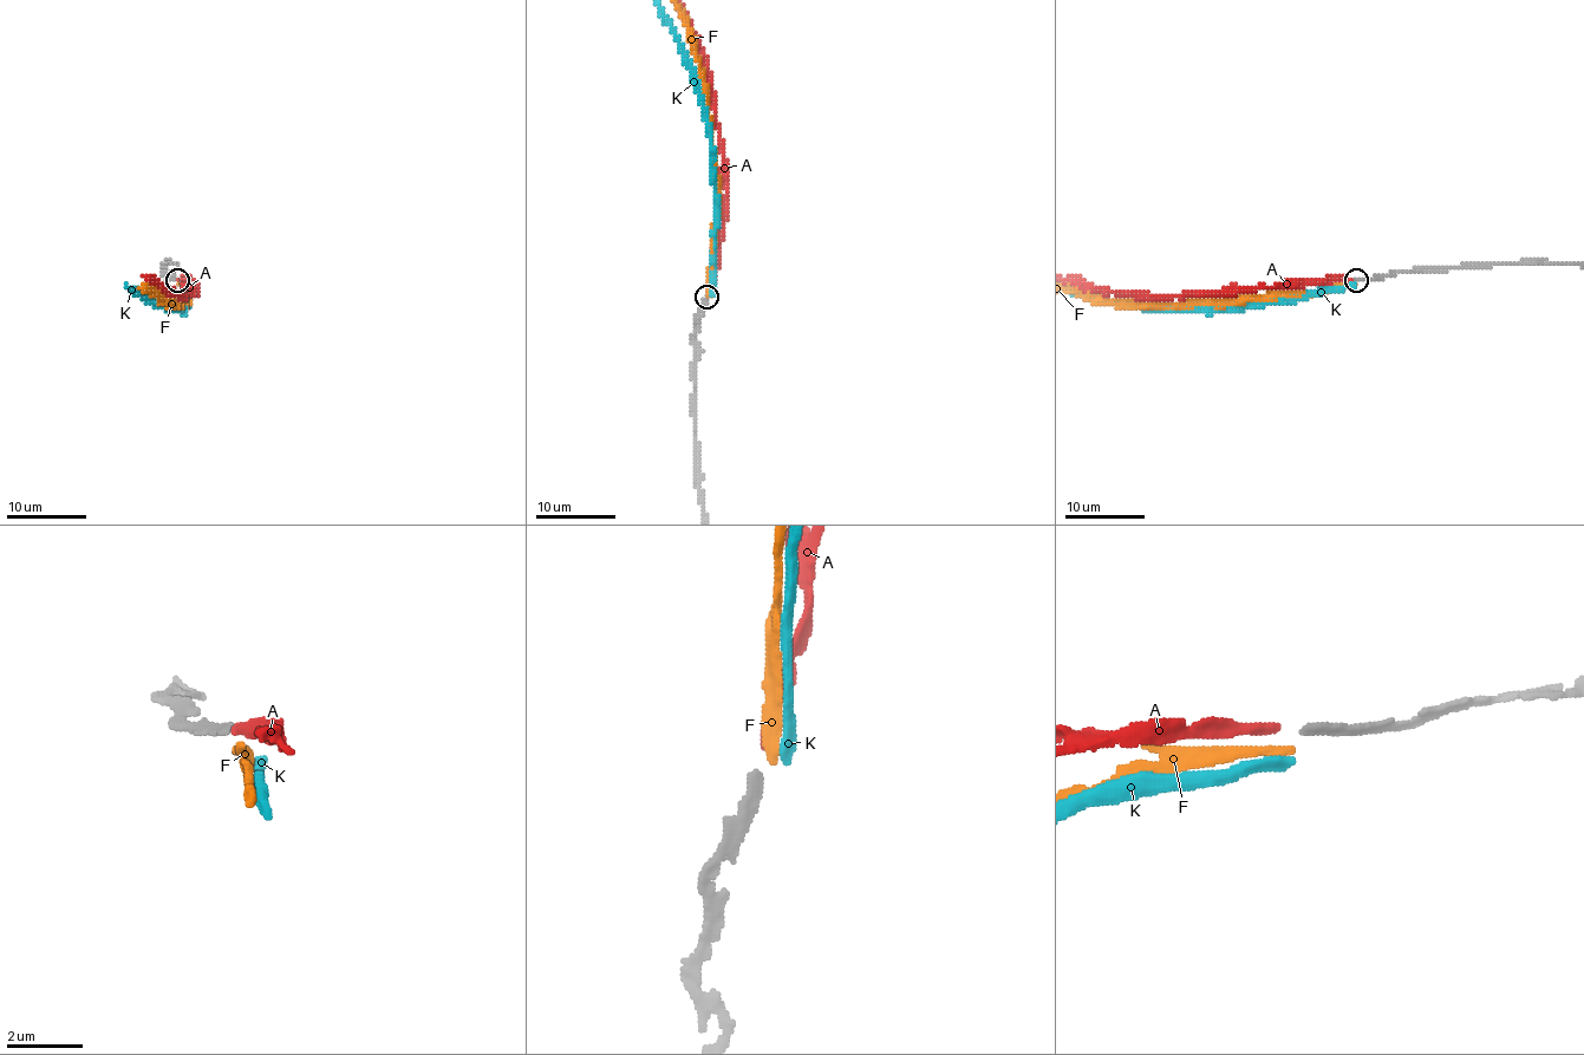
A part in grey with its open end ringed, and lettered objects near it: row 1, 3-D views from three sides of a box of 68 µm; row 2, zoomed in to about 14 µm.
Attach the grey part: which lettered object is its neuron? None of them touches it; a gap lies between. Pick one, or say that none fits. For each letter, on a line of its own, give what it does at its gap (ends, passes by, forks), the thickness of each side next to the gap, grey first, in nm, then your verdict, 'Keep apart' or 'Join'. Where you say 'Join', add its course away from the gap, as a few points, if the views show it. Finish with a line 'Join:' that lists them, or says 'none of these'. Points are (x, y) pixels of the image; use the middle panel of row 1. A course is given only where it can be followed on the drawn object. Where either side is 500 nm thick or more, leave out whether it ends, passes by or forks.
A: It ends there. Thickness 220 nm (grey) against 240 nm. Join
F: It ends there. Thickness 220 nm (grey) against 280 nm. Keep apart
K: It ends there. Thickness 220 nm (grey) against 280 nm. Keep apart
Join: A

